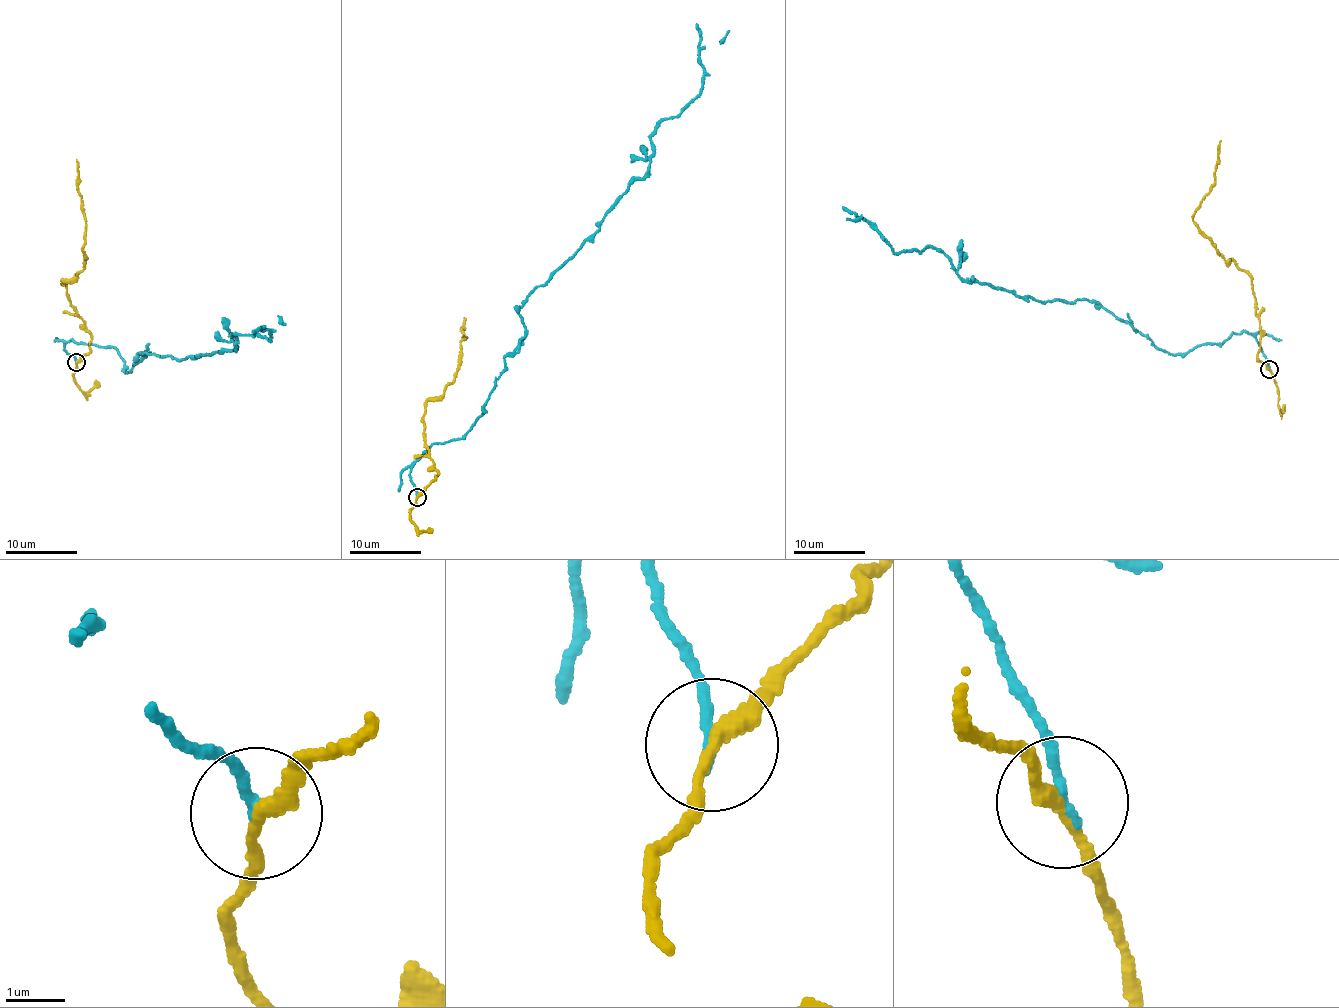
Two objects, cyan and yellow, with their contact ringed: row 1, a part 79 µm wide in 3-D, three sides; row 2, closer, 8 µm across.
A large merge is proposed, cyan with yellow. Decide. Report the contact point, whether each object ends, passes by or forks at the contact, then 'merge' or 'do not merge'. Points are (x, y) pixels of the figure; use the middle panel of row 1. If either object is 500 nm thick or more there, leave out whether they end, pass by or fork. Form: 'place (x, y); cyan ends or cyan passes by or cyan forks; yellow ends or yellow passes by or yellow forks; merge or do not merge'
place (417, 497); cyan ends; yellow passes by; do not merge

